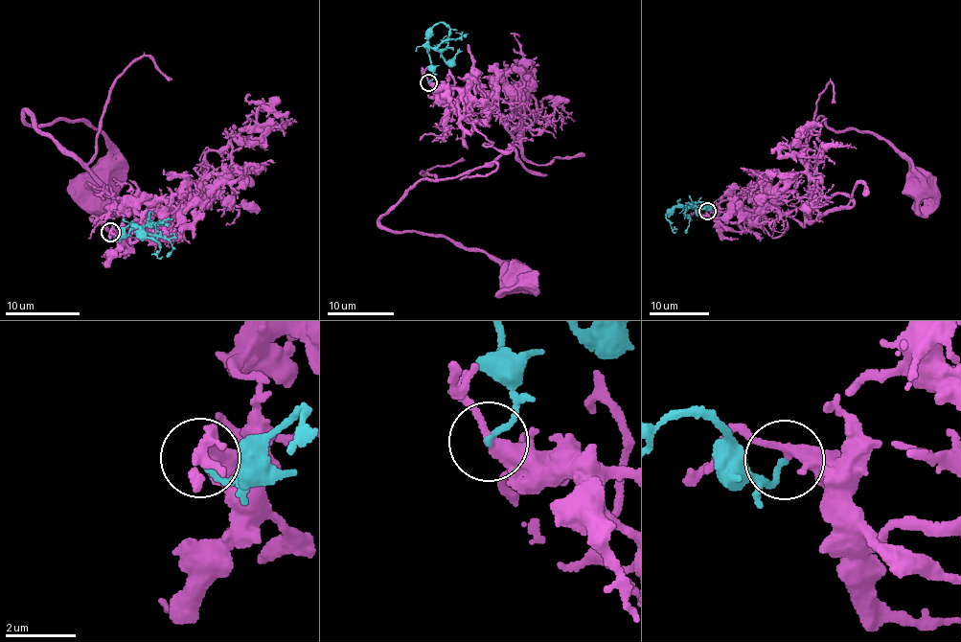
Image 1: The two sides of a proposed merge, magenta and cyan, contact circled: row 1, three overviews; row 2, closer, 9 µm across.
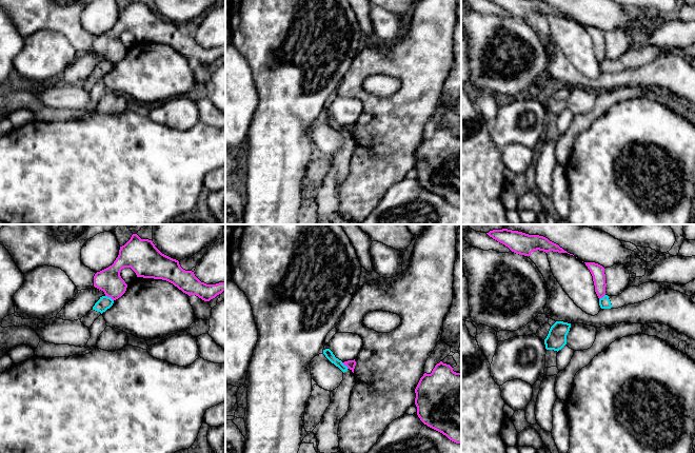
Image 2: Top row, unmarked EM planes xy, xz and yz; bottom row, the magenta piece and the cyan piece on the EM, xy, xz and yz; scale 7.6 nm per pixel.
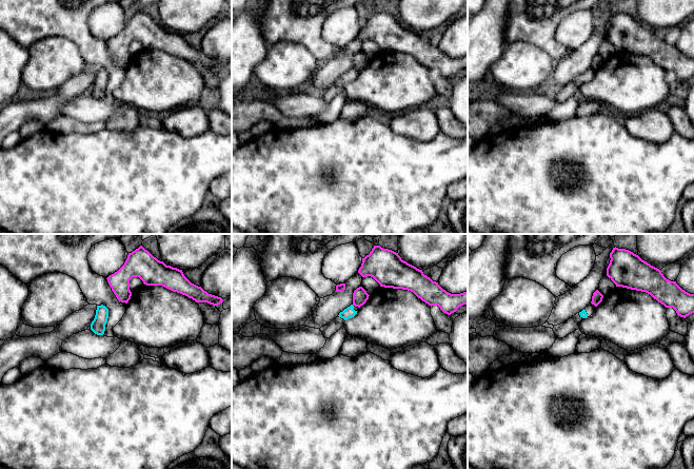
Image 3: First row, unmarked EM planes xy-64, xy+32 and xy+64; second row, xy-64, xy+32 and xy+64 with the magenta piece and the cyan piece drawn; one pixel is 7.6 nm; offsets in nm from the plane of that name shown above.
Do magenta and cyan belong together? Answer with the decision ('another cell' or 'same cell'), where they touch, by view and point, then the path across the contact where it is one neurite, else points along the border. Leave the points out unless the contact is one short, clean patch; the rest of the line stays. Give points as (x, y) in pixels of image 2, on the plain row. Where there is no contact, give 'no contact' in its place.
another cell | xy (110, 60) | along xy (105, 59), (113, 64)

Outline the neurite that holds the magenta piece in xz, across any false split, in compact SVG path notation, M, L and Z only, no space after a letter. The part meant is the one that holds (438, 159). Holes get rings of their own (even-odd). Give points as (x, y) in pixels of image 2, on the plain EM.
M440 125L431 138L423 138L415 157L415 169L420 184L450 204L461 209L461 137L454 136L450 129Z

